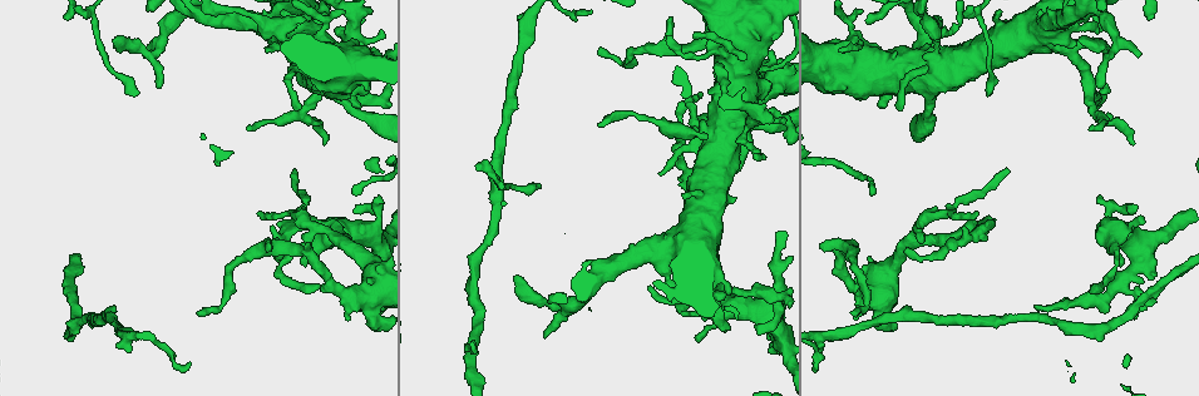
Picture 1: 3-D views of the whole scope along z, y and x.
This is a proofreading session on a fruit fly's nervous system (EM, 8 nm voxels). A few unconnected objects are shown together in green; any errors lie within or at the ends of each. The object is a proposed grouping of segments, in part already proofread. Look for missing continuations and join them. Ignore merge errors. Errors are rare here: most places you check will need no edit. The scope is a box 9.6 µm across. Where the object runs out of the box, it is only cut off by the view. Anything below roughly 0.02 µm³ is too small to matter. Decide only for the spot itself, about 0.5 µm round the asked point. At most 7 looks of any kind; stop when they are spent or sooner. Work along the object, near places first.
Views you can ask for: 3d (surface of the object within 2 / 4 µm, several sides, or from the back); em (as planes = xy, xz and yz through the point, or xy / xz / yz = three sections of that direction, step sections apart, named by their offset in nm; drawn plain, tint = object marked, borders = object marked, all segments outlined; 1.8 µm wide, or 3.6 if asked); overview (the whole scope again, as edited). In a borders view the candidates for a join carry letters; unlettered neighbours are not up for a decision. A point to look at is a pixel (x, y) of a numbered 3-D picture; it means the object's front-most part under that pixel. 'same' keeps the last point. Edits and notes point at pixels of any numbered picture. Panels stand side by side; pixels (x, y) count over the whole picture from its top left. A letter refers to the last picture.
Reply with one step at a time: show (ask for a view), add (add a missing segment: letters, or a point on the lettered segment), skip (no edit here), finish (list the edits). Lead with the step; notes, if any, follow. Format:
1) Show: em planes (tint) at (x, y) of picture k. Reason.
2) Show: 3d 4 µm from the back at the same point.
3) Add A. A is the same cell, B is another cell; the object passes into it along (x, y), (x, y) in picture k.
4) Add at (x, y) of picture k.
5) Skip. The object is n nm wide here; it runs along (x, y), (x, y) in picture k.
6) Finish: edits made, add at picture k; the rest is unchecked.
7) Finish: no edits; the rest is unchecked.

Show: em planes (borders) at (1093, 283) of picture 1. An open end.

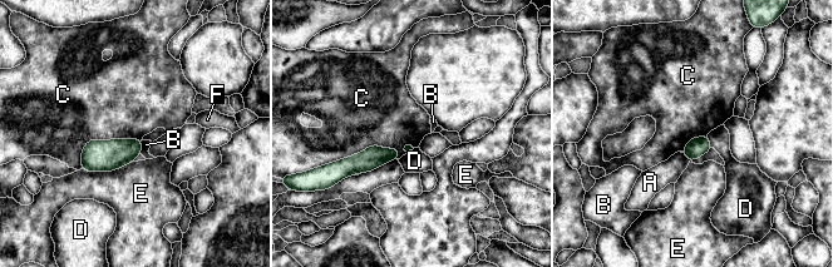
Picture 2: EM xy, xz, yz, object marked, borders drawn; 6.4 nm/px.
Skip. A, B, C, D, E and F are other cells; a border runs along (141, 139), (90, 139), (80, 168) in picture 2; no lettered segment goes on from it.

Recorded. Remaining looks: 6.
Show: 3d 4 µm at (1064, 47) of picture 1.

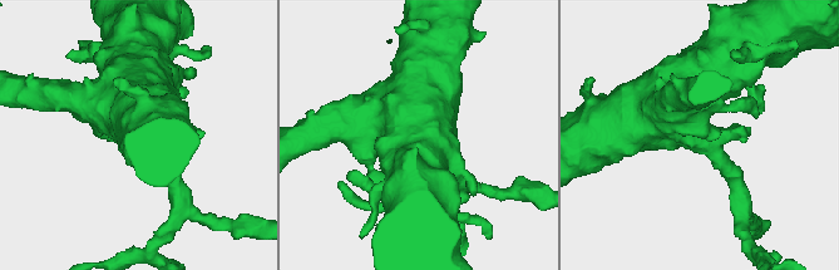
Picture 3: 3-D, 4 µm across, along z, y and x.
Show: em xy step 4 (tint) at (700, 140) of picture 3.

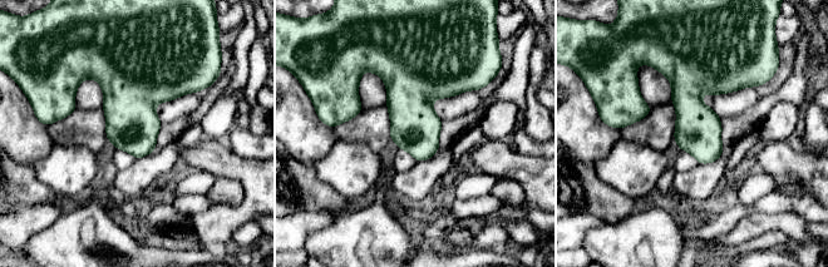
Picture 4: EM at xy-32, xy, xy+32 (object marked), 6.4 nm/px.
Show: em planes (borders) at the same point.

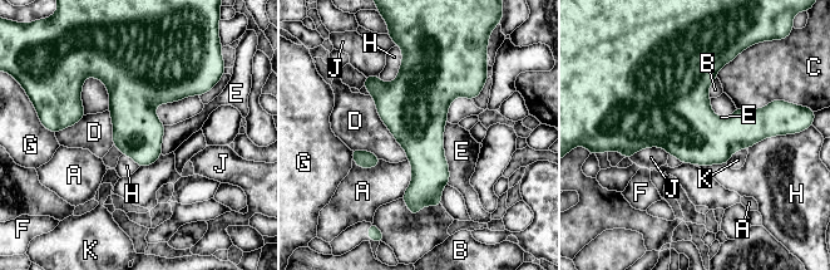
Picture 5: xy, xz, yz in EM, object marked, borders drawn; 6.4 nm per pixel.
Skip. A, B, C, D, E, F, G, H, J and K are other cells; no lettered segment goes on from it.

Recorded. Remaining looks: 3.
Show: 3d 4 µm at (1133, 142) of picture 1. Branch stops here.

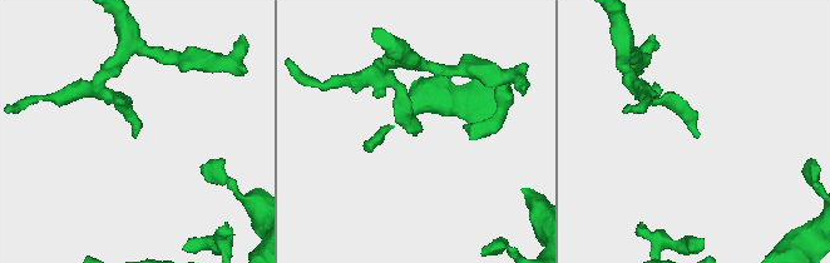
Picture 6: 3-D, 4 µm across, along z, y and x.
Show: em xz step 16 (tint) at (696, 137) of picture 6. Need the tissue.

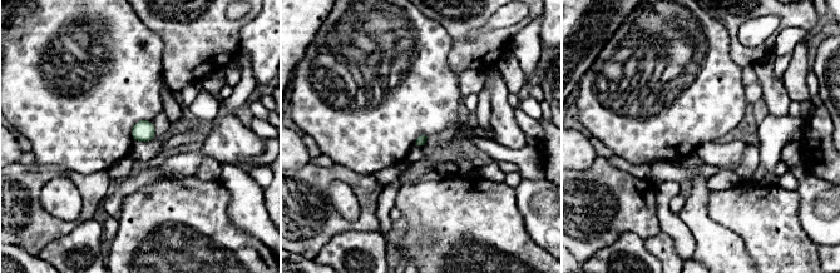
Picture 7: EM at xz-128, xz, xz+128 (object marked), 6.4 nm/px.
Show: em planes (borders) at the same point. Cut it another way.

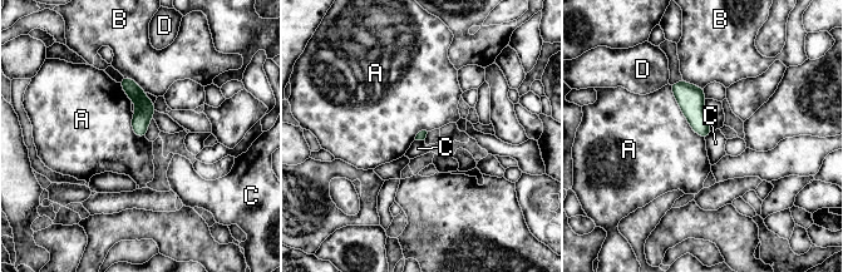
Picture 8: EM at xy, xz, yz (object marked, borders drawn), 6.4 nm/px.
Skip. The longest contact is with A, 420 nm; A, B, C and D are other cells; it runs along (124, 80), (142, 103), (142, 133) in picture 8; none of them fits.

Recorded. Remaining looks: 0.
Finish: no edits; the rest is unchecked.

